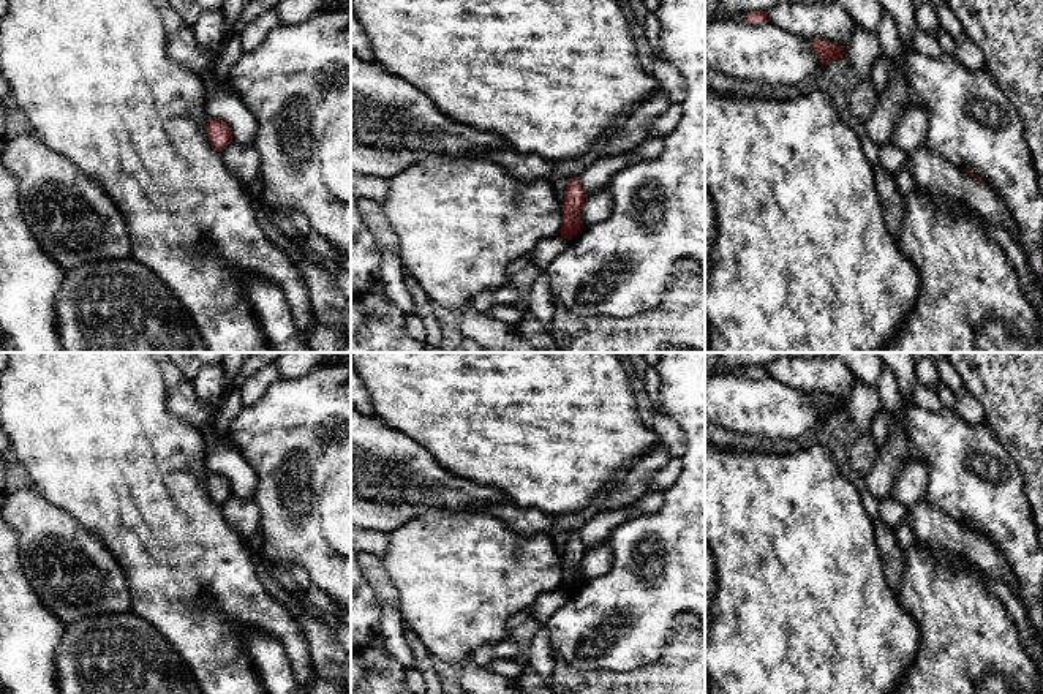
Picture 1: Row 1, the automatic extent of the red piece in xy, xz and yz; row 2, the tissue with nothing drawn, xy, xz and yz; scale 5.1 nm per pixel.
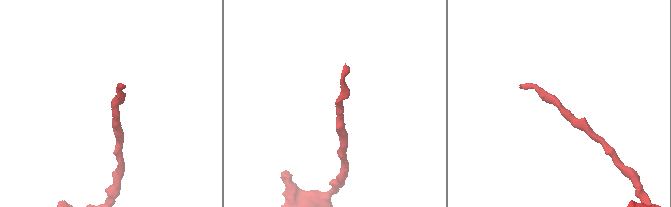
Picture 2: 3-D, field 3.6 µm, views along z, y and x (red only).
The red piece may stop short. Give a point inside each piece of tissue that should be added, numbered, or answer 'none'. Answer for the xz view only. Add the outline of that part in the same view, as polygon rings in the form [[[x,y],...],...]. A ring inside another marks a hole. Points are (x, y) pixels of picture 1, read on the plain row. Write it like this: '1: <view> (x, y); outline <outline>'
none

